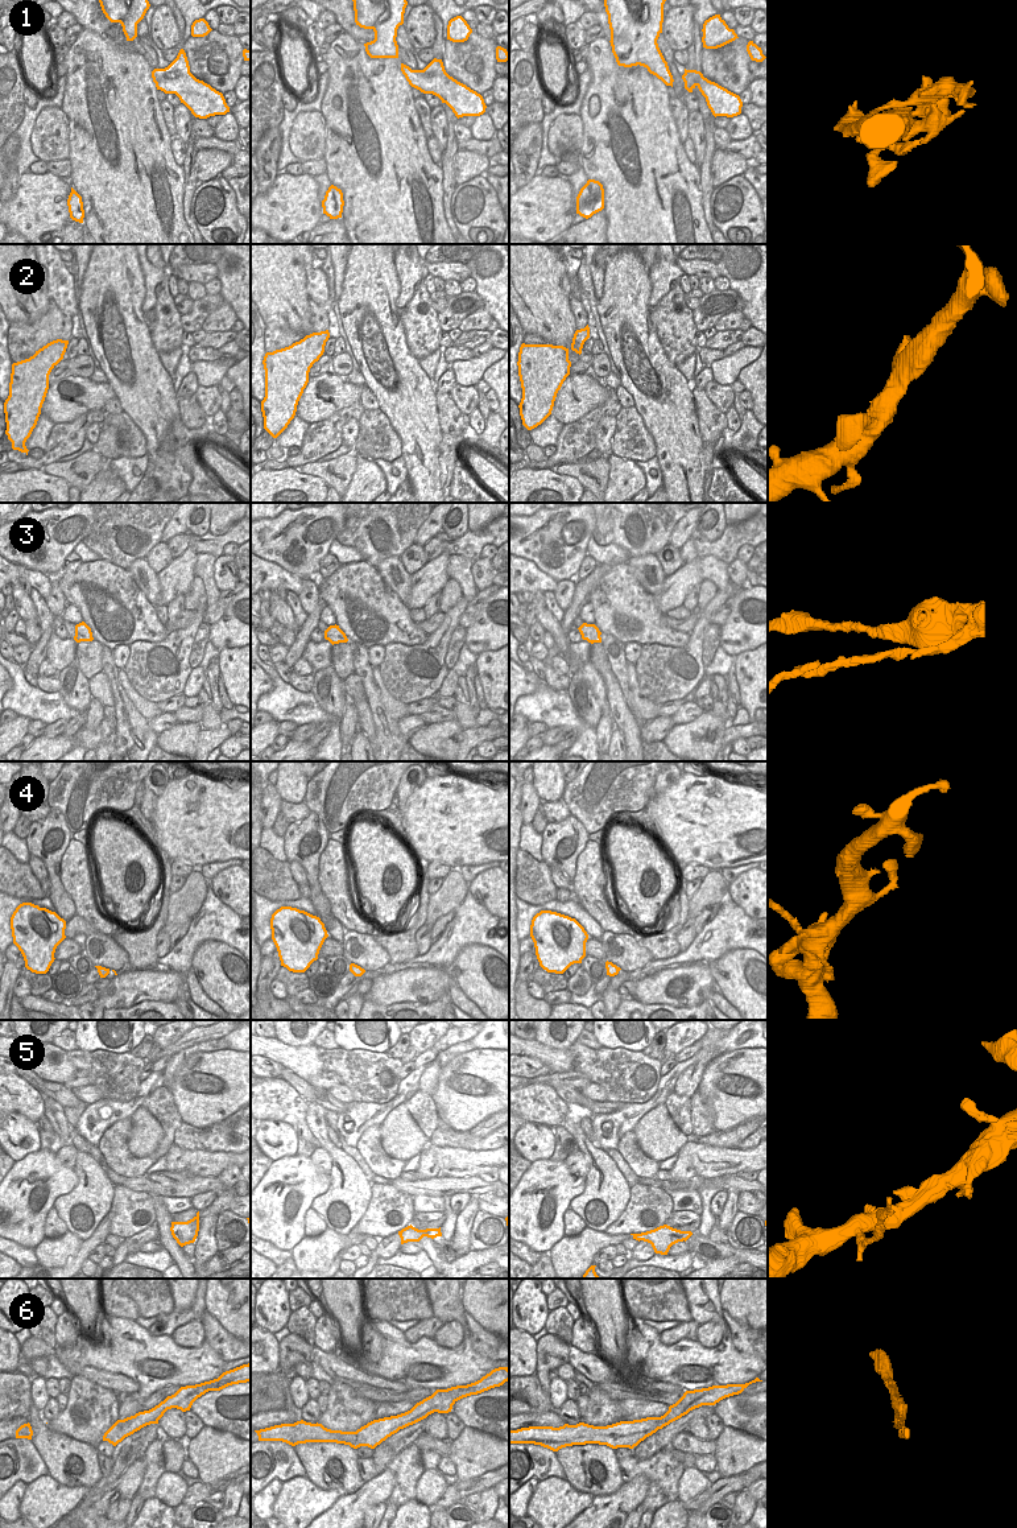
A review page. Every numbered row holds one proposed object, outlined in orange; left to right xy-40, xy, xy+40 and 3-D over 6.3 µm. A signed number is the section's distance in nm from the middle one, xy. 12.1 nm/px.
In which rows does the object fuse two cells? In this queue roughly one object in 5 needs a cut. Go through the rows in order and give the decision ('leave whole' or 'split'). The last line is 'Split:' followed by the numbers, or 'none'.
1: leave whole
2: leave whole
3: leave whole
4: leave whole
5: leave whole
6: split
Split: 6

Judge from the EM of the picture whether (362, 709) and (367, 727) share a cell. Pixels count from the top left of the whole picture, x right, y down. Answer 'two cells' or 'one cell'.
one cell

